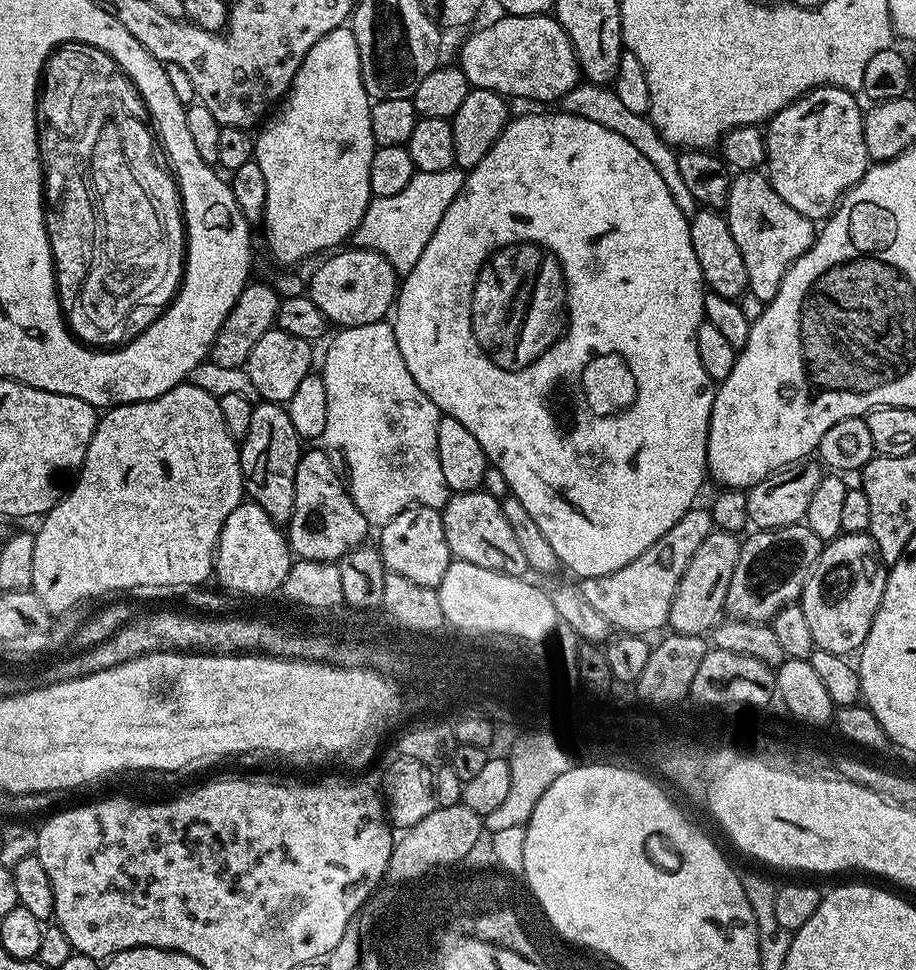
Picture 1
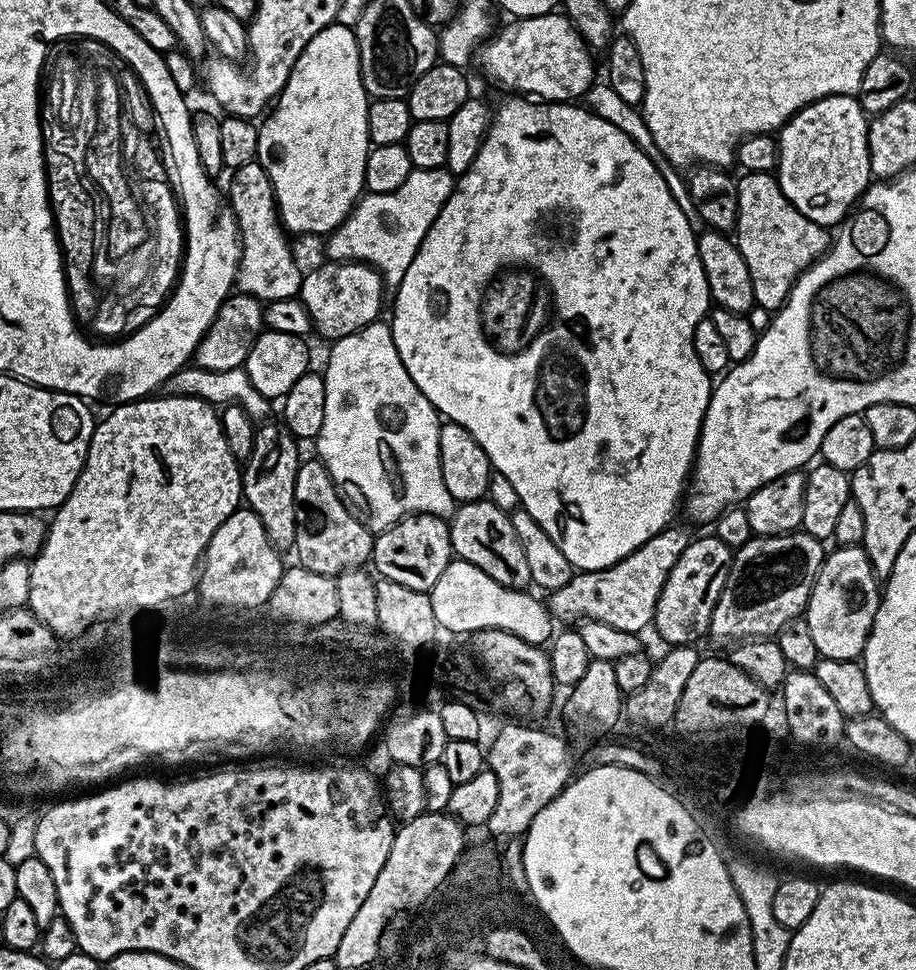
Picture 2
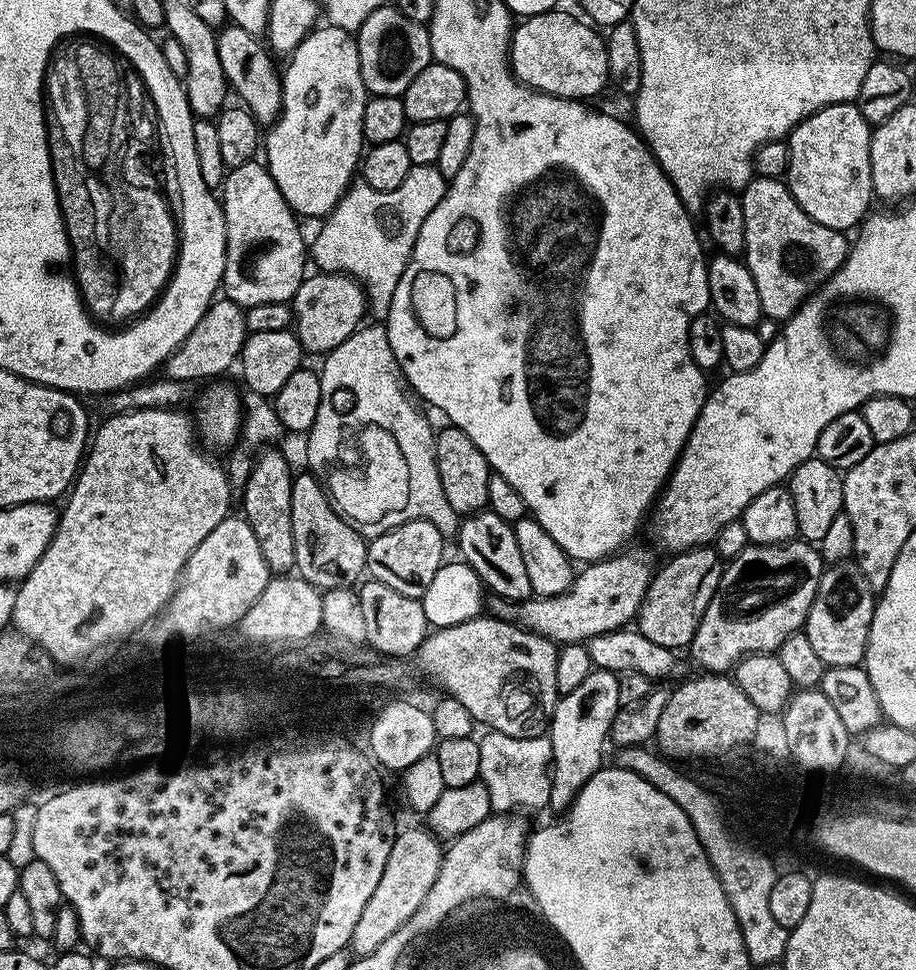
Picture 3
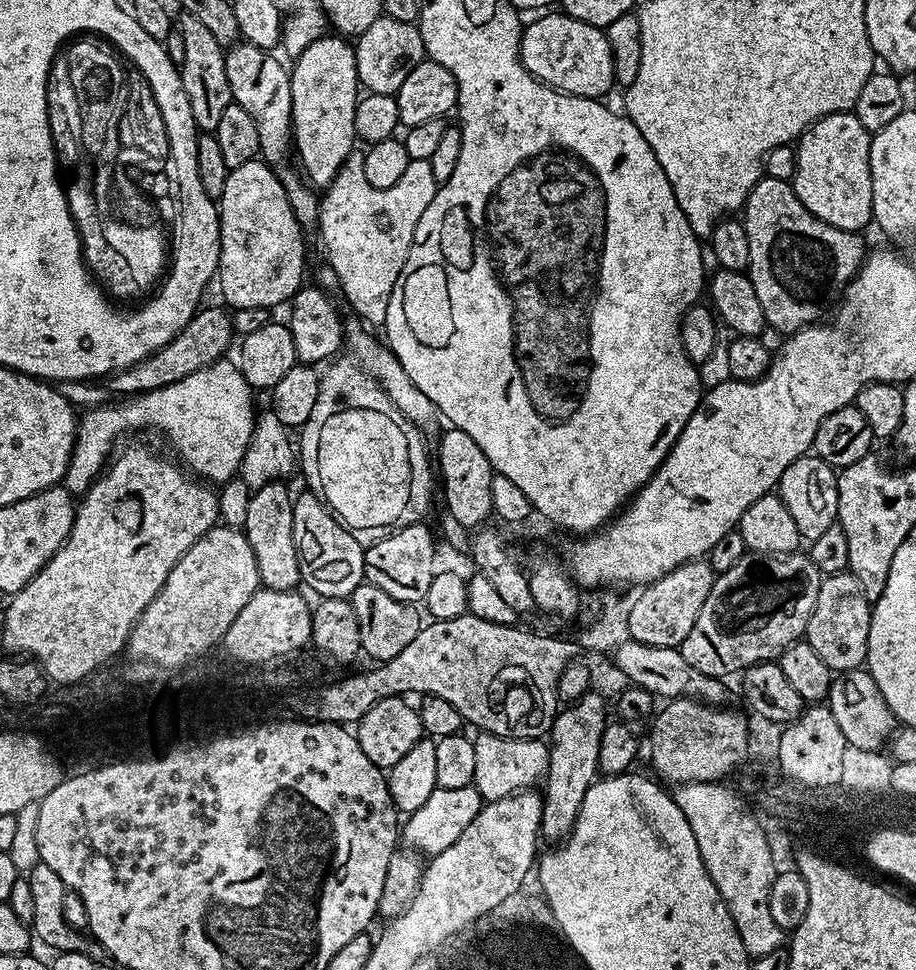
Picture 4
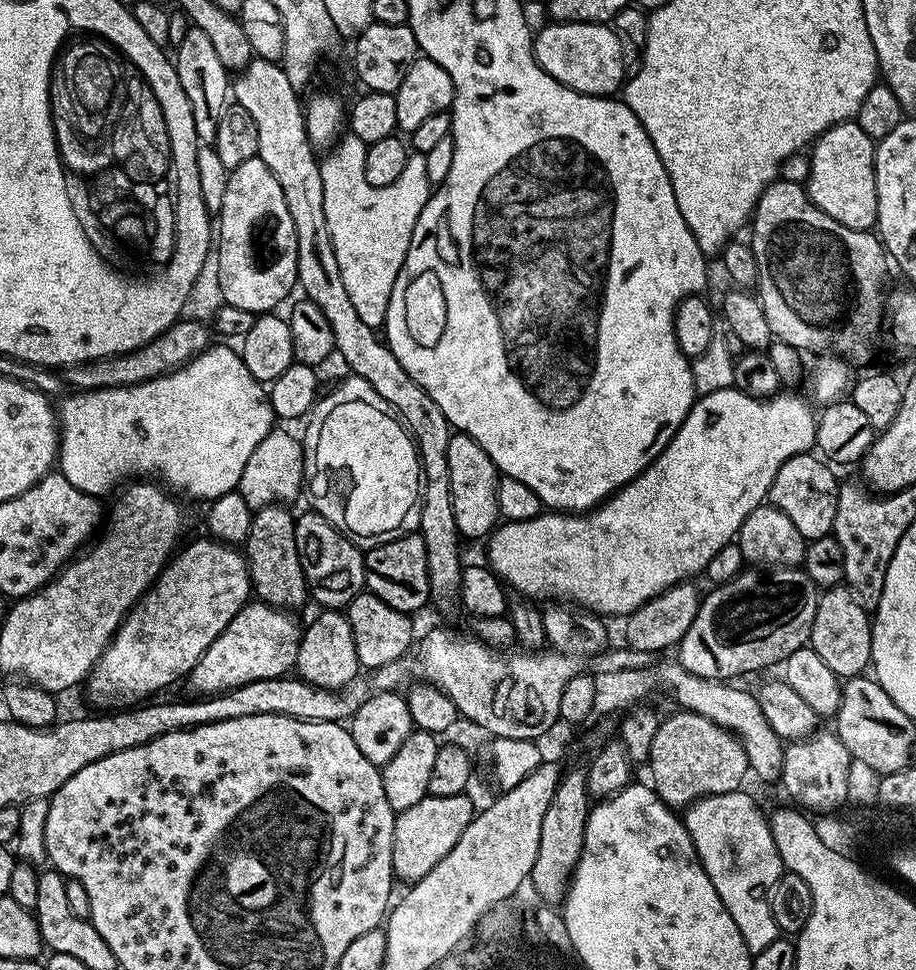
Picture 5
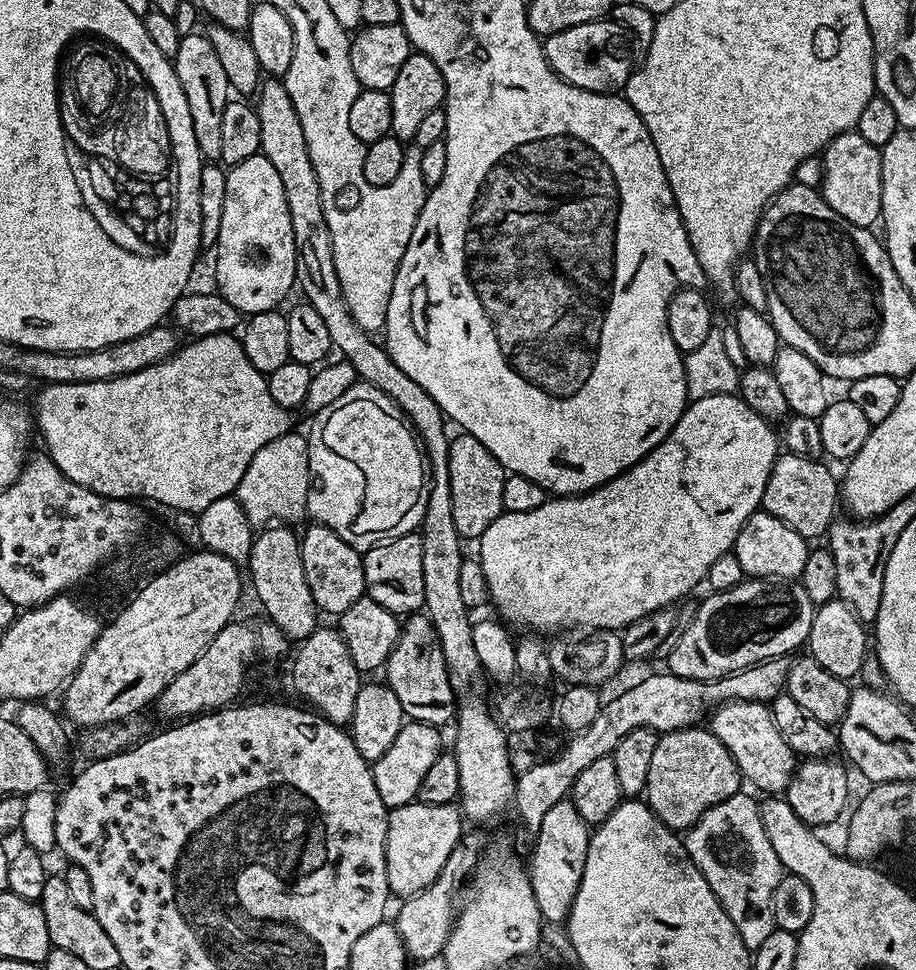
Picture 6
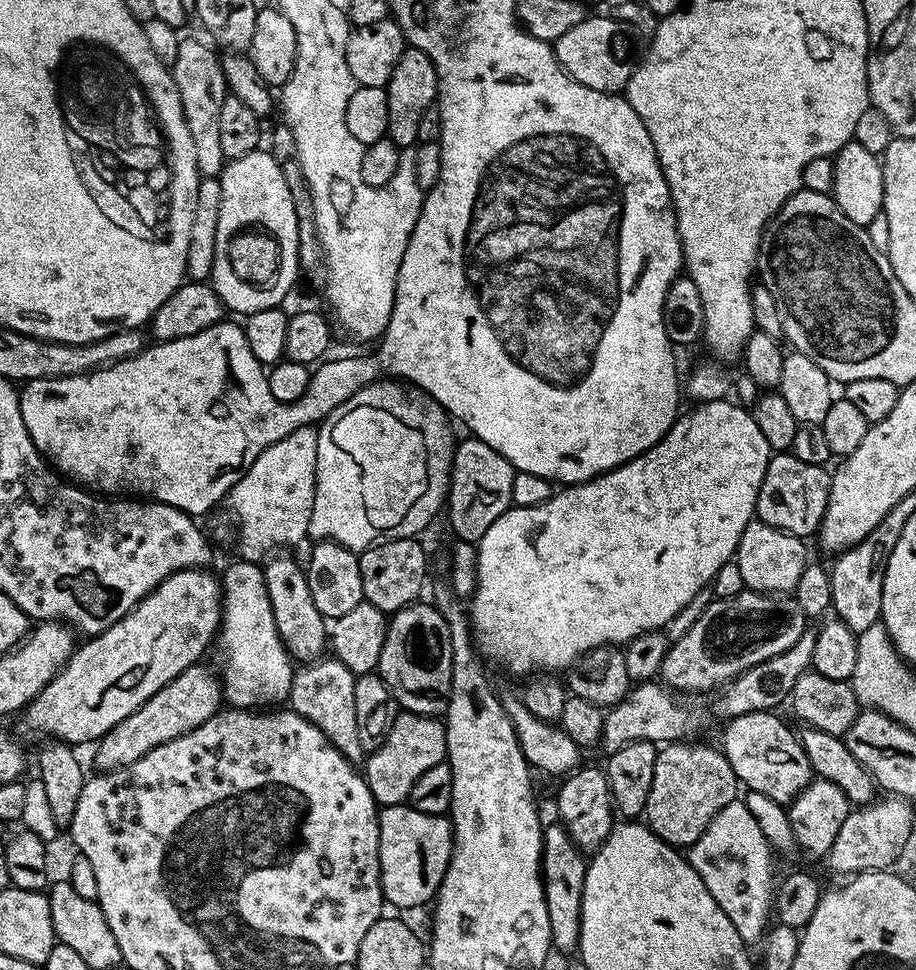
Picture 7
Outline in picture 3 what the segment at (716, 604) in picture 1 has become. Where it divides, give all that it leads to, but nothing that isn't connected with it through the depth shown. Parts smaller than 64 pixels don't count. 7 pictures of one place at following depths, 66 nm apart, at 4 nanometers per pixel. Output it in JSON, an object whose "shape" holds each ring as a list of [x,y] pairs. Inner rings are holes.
{"shape":[[[712,546],[690,548],[686,552],[675,553],[671,559],[665,568],[655,569],[648,583],[646,598],[640,607],[638,630],[650,638],[650,642],[658,642],[658,646],[680,650],[683,644],[684,647],[691,645],[702,622],[702,614],[706,614],[710,598],[714,598],[718,590],[726,564]]]}

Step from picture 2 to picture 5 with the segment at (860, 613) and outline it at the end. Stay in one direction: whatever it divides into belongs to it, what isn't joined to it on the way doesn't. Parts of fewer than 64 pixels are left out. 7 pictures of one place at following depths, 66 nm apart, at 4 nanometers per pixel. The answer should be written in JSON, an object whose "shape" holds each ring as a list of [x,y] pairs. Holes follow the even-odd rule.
{"shape":[[[847,586],[829,588],[819,593],[814,614],[810,646],[841,678],[861,675],[872,662],[872,620],[870,613],[862,610]]]}

